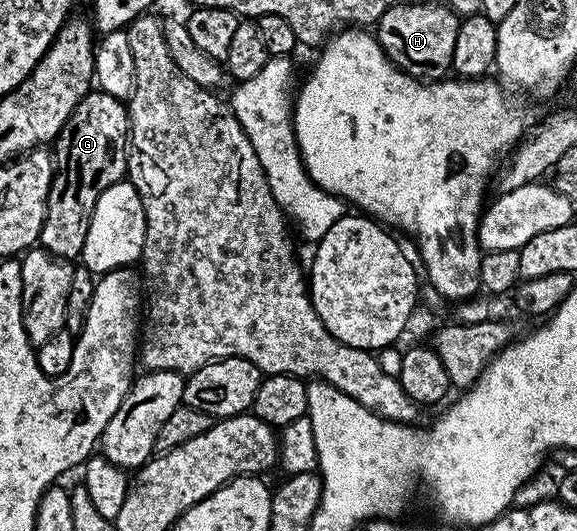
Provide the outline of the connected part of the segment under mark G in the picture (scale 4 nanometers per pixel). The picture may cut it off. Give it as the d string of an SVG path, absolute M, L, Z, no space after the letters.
M94 89L79 101L52 147L52 158L56 166L46 202L44 225L38 235L41 250L56 256L57 259L67 261L77 260L81 256L84 240L88 237L88 225L92 221L92 213L96 209L96 201L100 193L104 193L104 189L123 182L127 178L129 142L130 112L123 100L112 97L100 89Z

